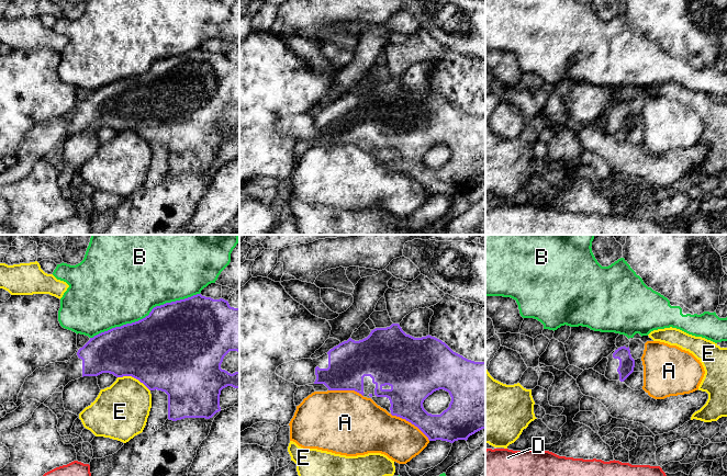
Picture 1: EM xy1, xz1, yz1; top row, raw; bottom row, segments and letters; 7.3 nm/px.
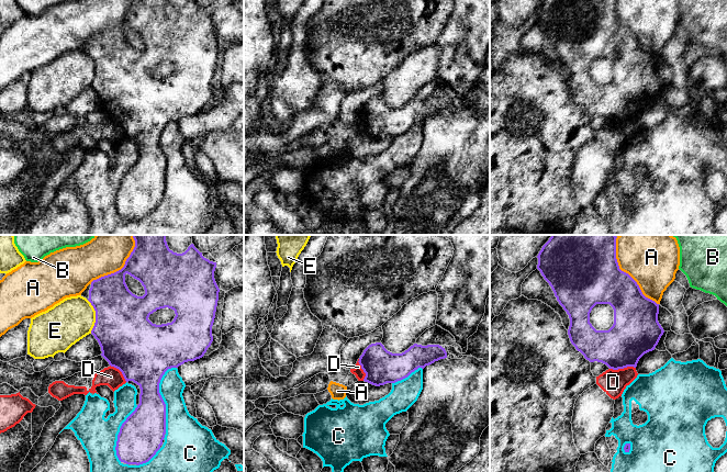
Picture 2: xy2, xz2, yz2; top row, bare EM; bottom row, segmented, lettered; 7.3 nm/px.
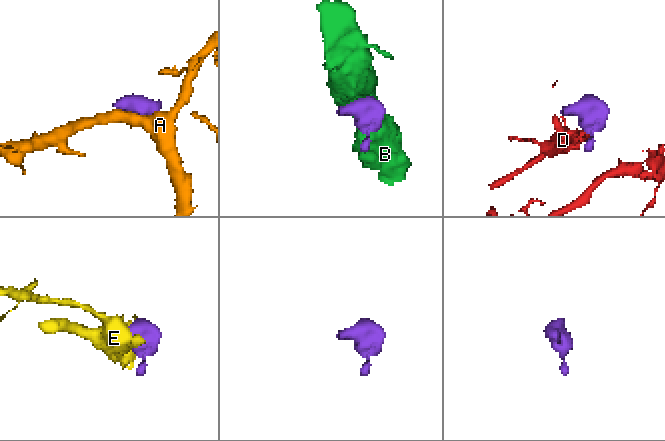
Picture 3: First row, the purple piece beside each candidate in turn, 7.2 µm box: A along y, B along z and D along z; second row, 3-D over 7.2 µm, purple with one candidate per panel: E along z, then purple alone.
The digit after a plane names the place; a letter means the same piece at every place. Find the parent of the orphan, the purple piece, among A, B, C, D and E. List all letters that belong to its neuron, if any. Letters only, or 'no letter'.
no letter

